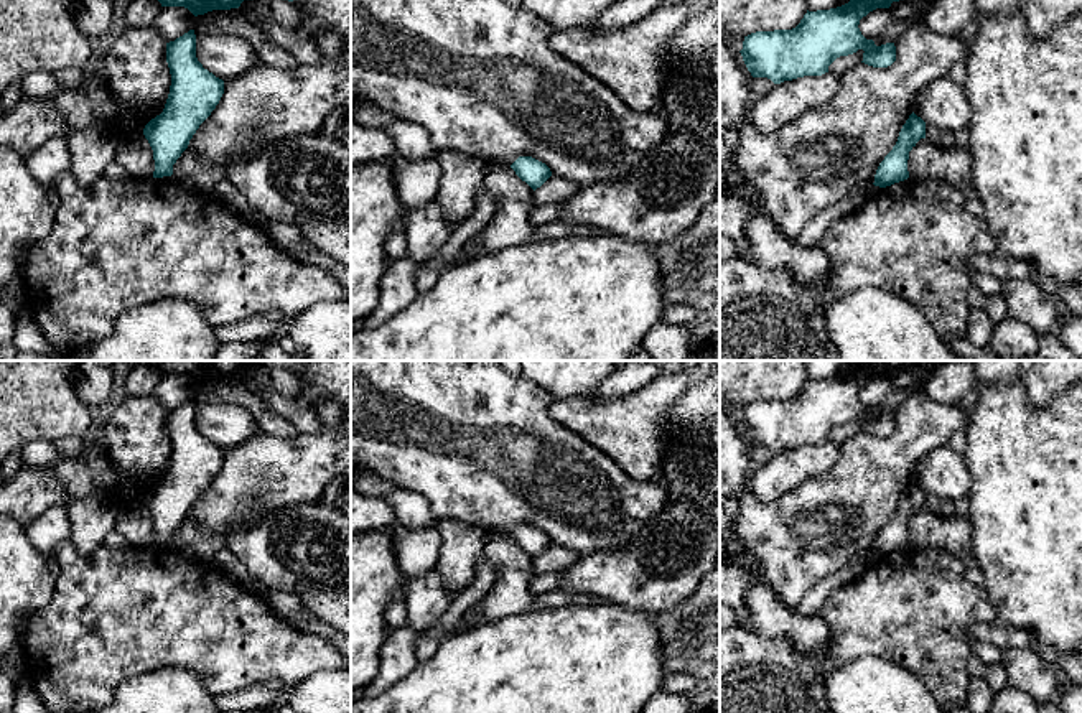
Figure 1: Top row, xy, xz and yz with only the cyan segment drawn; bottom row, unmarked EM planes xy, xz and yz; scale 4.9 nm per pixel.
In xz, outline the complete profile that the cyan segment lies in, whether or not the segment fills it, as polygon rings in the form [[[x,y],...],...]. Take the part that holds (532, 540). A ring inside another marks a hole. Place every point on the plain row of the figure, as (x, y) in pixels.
[[[519,525],[511,537],[515,540],[515,543],[525,550],[534,560],[540,557],[550,545],[550,537],[532,527],[532,525]]]

